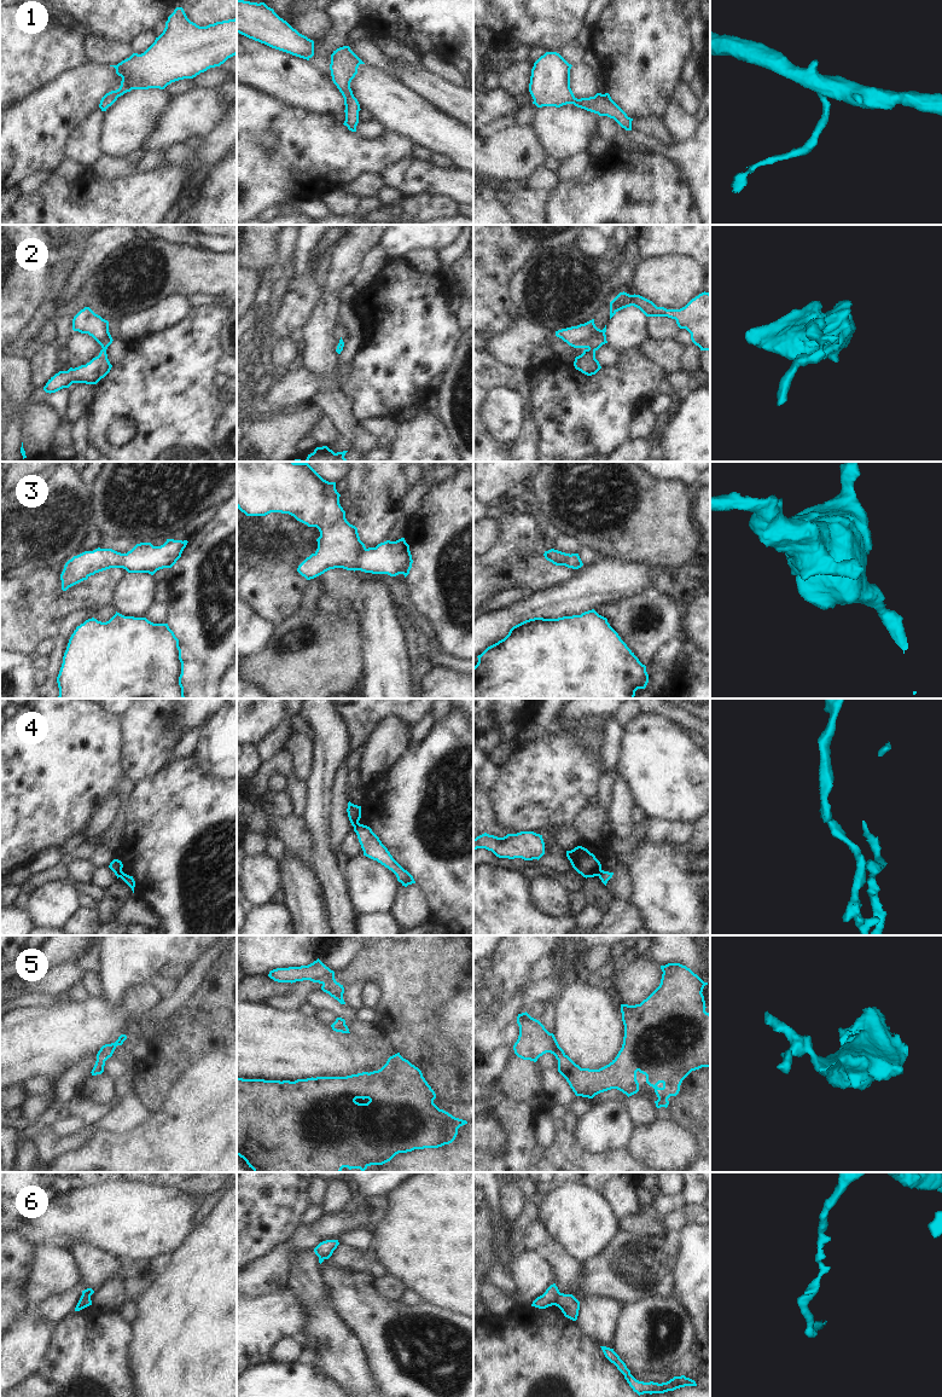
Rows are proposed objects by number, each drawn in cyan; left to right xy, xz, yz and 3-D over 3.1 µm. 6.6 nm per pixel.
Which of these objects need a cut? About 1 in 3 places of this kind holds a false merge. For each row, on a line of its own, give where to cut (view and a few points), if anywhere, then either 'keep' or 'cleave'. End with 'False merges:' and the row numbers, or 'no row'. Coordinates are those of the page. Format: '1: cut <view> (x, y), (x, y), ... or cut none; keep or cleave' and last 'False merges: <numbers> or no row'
1: cut none; keep
2: cut none; keep
3: cut none; keep
4: cut xy (122, 871), (118, 876); cleave
5: cut none; keep
6: cut yz (559, 1292), (553, 1304); cleave
False merges: 4, 6

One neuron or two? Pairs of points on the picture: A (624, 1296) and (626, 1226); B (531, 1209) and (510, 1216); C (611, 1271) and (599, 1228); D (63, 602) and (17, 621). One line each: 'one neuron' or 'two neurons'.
A: two neurons
B: two neurons
C: two neurons
D: one neuron

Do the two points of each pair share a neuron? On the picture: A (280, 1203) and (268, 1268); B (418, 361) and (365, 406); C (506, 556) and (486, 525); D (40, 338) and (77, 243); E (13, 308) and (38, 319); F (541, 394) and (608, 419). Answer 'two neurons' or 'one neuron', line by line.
A: two neurons
B: one neuron
C: two neurons
D: one neuron
E: two neurons
F: one neuron

